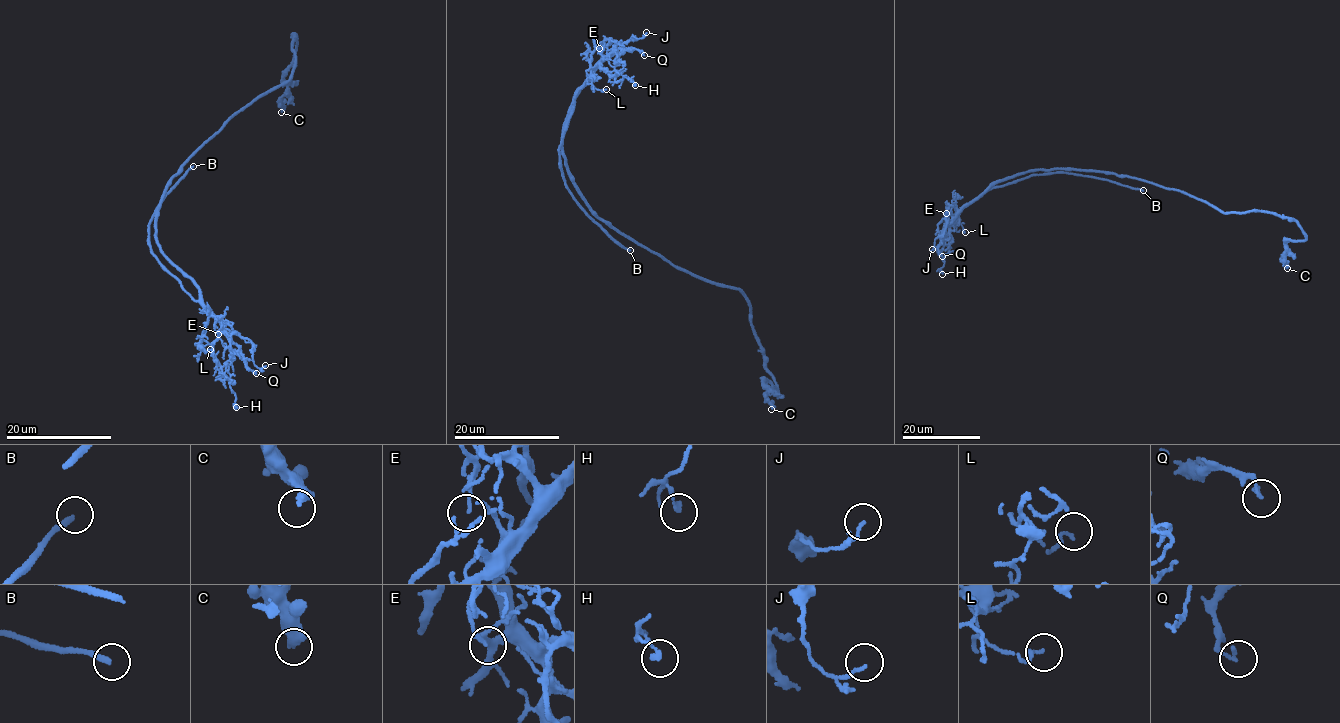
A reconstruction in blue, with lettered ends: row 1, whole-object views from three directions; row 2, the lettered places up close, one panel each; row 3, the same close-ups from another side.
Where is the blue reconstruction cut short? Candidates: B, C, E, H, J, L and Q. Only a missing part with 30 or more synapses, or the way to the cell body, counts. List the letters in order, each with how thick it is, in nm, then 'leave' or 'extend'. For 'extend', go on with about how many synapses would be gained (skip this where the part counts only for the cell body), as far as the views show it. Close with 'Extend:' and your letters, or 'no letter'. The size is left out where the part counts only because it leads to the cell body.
B: 220 nm | extend
C: 280 nm | leave
E: 80 nm | leave
H: 170 nm | leave
J: 100 nm | leave
L: 130 nm | leave
Q: 160 nm | leave
Extend: B

